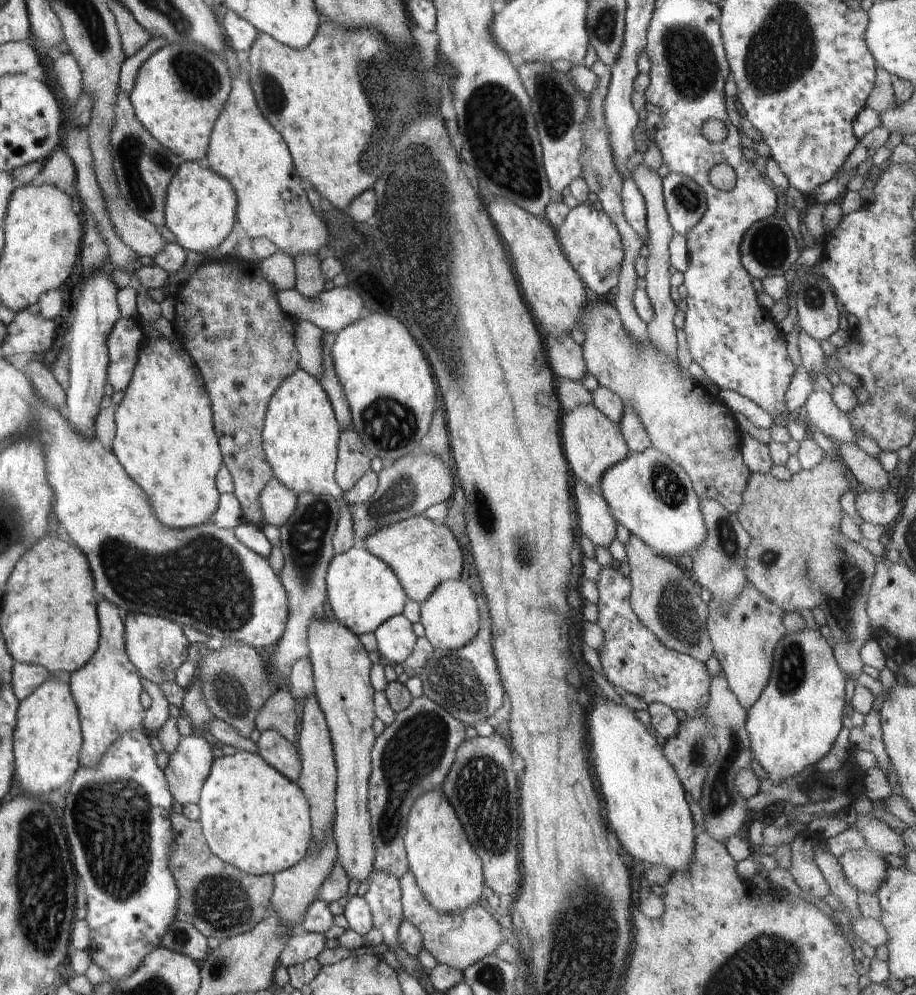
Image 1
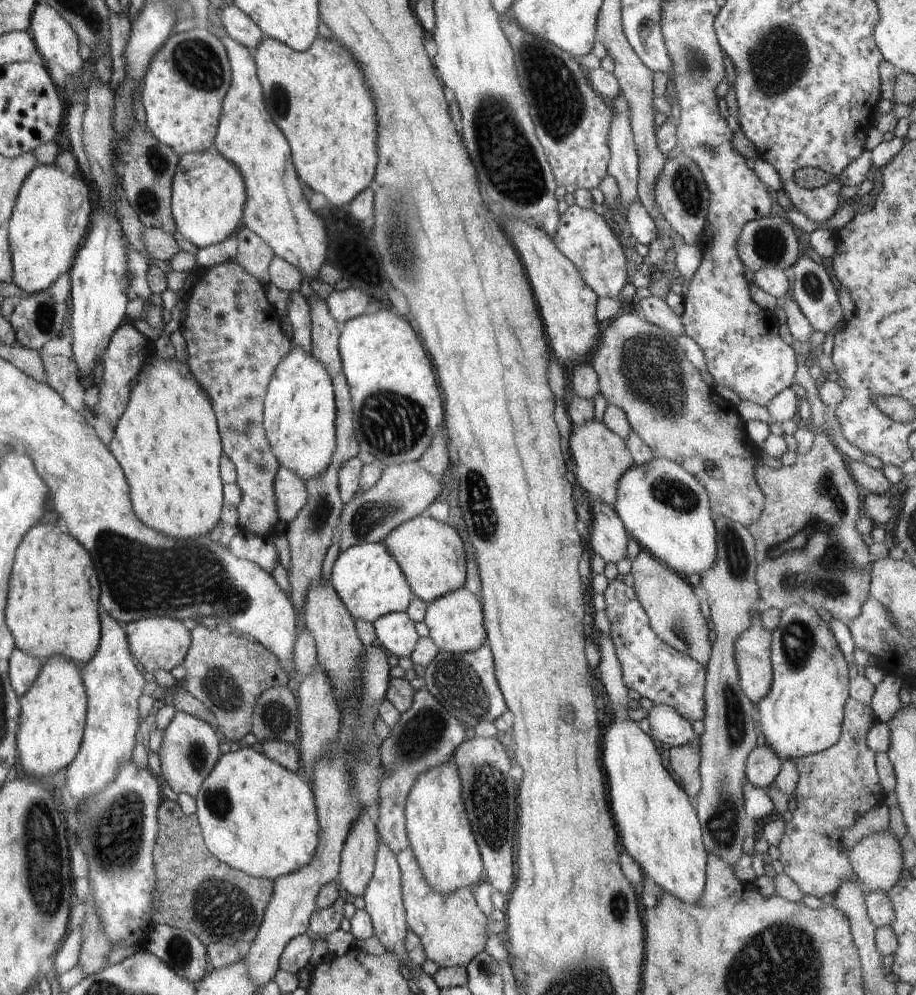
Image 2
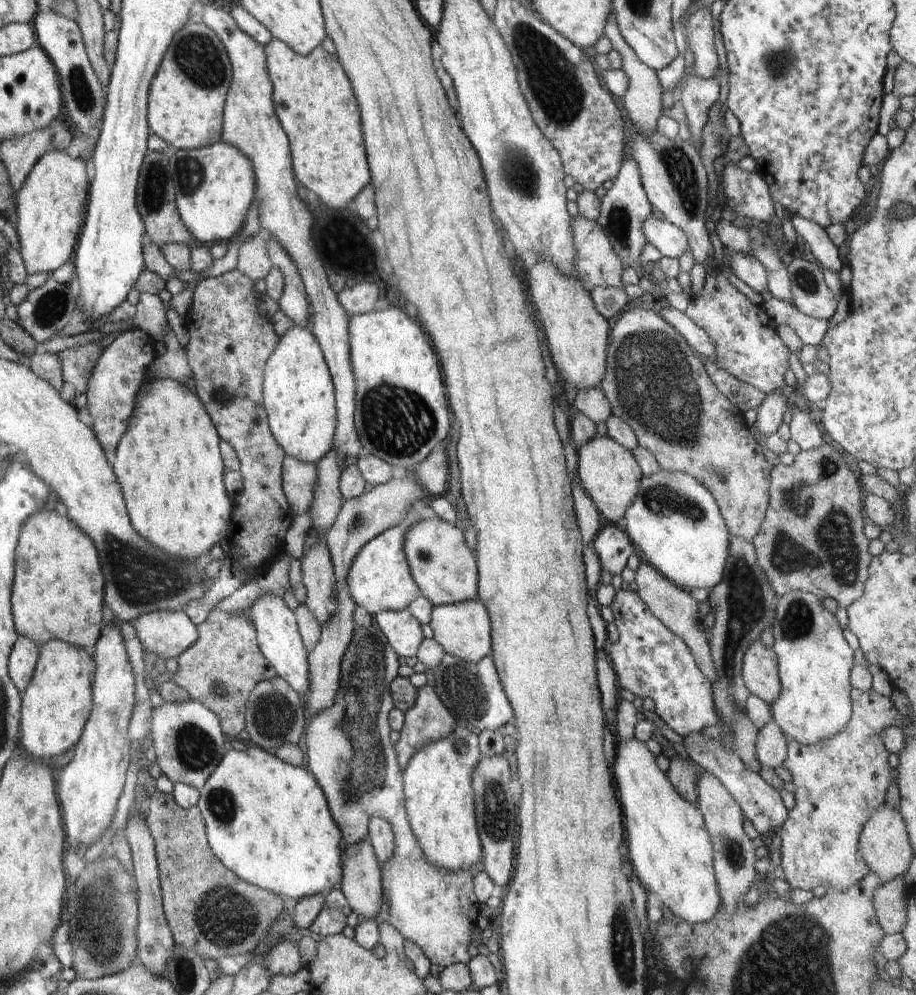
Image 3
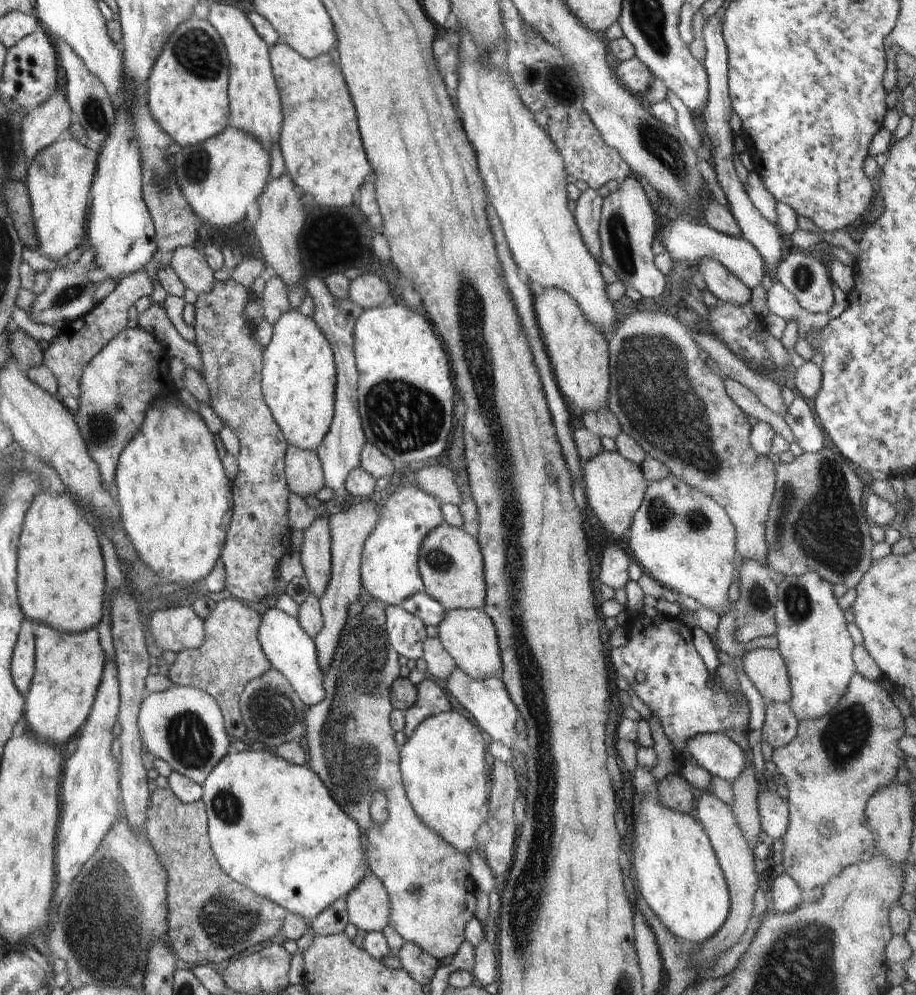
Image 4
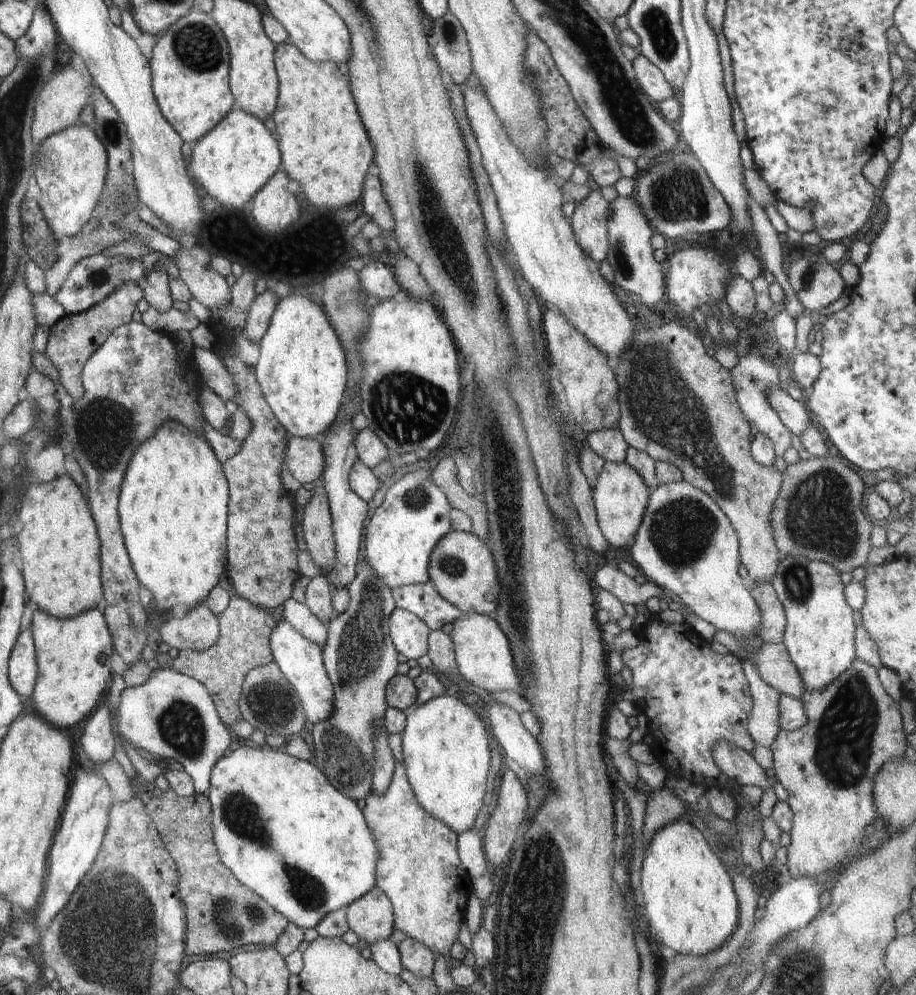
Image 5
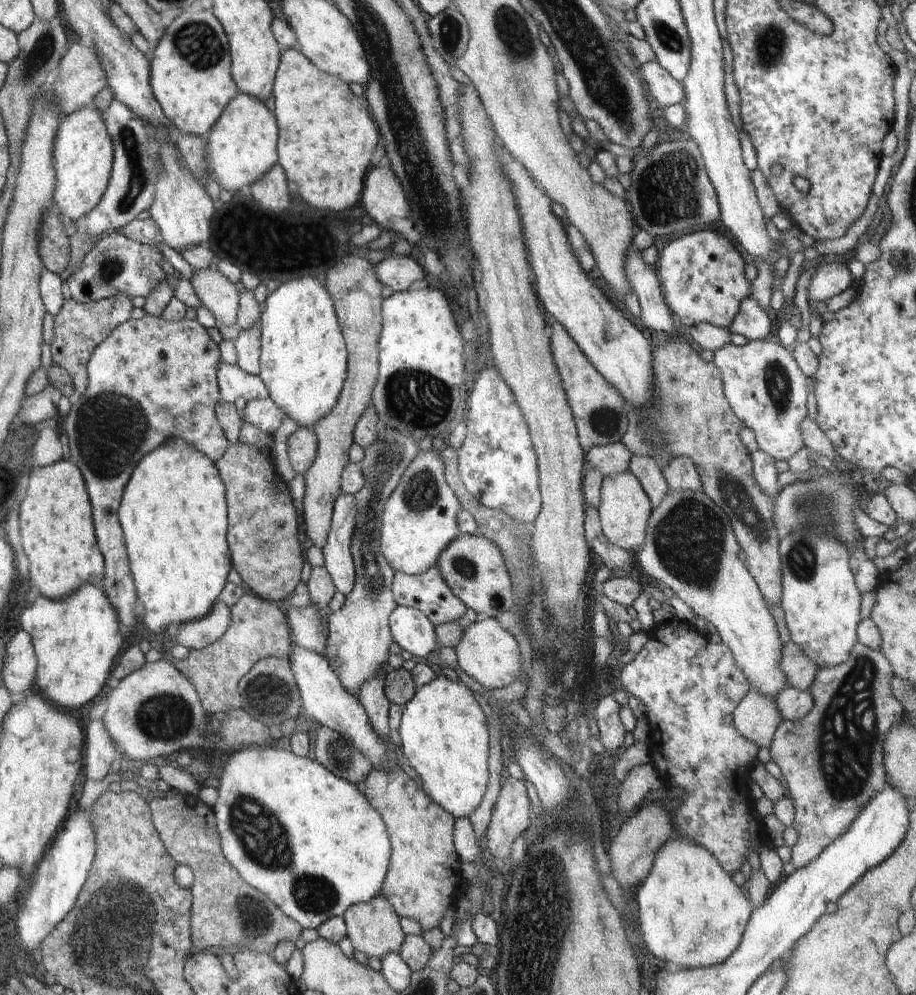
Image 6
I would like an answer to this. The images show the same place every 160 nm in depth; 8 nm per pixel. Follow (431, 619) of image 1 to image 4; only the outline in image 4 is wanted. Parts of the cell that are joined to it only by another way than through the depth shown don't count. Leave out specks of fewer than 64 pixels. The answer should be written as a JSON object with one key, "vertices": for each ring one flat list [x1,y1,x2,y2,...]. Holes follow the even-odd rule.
{"vertices":[[452,609,445,612,442,622,438,624,438,638,444,650,454,659,456,666,463,670,470,678,481,679,484,677,501,678,502,661,497,639,497,632,492,619,484,609]]}

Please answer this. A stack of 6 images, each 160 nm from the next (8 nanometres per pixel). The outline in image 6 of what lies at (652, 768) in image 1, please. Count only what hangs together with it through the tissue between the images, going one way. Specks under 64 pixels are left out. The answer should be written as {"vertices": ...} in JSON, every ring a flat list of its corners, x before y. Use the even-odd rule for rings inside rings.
{"vertices":[[674,834,656,851,650,872,639,885,638,920,642,938,654,956,684,969,709,967,724,962,741,943,751,912,755,909,744,888,738,887,718,859,688,837]]}

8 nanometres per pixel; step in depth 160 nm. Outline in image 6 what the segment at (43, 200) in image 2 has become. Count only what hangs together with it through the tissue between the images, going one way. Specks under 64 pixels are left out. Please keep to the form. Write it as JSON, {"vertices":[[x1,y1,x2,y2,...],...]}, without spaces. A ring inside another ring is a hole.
{"vertices":[[84,107,62,118,54,135,52,156,55,170,54,211,60,217,70,218,70,222,82,223,86,214,98,206,113,165,113,144,101,112]]}

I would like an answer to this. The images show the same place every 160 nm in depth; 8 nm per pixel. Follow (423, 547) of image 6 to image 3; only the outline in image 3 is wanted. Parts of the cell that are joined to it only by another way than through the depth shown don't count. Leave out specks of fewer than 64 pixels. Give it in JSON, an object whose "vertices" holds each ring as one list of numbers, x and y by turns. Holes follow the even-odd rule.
{"vertices":[[414,508,408,510,402,522,398,526,392,526,382,532,381,535,375,536,366,546,358,552,354,558,348,576,346,576,346,586,350,592,350,598,354,600,356,607,364,608,370,616,374,618,375,614,382,611,402,611,418,597,422,597,420,588,410,572,406,554,404,554,404,538,406,530,414,526,416,522,422,519]]}

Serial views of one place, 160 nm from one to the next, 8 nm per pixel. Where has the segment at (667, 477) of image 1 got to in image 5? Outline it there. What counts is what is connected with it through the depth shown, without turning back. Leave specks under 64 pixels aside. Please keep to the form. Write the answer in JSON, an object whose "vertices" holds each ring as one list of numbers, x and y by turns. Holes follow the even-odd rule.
{"vertices":[[682,479,678,482,658,485,650,490,642,522,630,548,630,556,636,562,638,570,646,575,650,582,662,587,670,594,676,594,682,605,696,616,710,622,717,630,726,630,742,638,749,644,747,650,750,656,758,650,758,648,750,650,753,645,750,638,759,636,757,630,761,623,761,614,754,597,750,594,749,583,744,582,738,574,738,566,741,563,739,543,738,532,734,530,729,518,714,502,714,499]]}

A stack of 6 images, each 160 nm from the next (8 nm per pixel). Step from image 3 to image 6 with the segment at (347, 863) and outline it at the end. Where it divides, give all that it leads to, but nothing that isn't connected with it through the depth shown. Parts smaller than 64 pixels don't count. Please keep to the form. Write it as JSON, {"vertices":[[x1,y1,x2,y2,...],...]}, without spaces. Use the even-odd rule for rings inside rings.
{"vertices":[[381,894,365,903,356,903,349,906,343,914,347,926,347,937,352,946,362,954,372,958,381,959,386,953,398,953,405,939,405,934,400,926,400,918,395,913,392,905]]}

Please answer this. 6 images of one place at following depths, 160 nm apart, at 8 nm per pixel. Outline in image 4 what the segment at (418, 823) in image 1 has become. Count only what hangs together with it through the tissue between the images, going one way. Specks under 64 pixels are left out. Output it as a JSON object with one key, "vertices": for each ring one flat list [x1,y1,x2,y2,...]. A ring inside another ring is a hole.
{"vertices":[[451,710,428,717,400,747,399,759,403,790,418,818,459,853,466,855,479,848,480,829,486,825,486,818,480,815,480,806,487,804,489,784,486,746,480,730,464,716]]}

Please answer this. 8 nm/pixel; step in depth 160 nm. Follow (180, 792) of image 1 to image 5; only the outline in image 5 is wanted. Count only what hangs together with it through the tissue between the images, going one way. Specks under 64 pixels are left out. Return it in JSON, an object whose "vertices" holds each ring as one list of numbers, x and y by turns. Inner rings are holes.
{"vertices":[[158,668,142,686,126,687,116,722,121,736,134,748,180,762,197,792,204,796,208,796,214,765,232,749,232,732,219,717,206,687,174,669]]}

